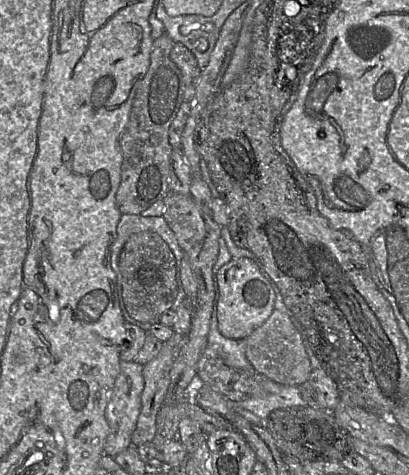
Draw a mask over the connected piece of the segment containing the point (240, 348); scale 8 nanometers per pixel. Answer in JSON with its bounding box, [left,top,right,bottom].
[208,295,257,373]

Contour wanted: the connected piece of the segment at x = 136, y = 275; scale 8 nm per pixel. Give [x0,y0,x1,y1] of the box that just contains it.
[111,231,178,332]

